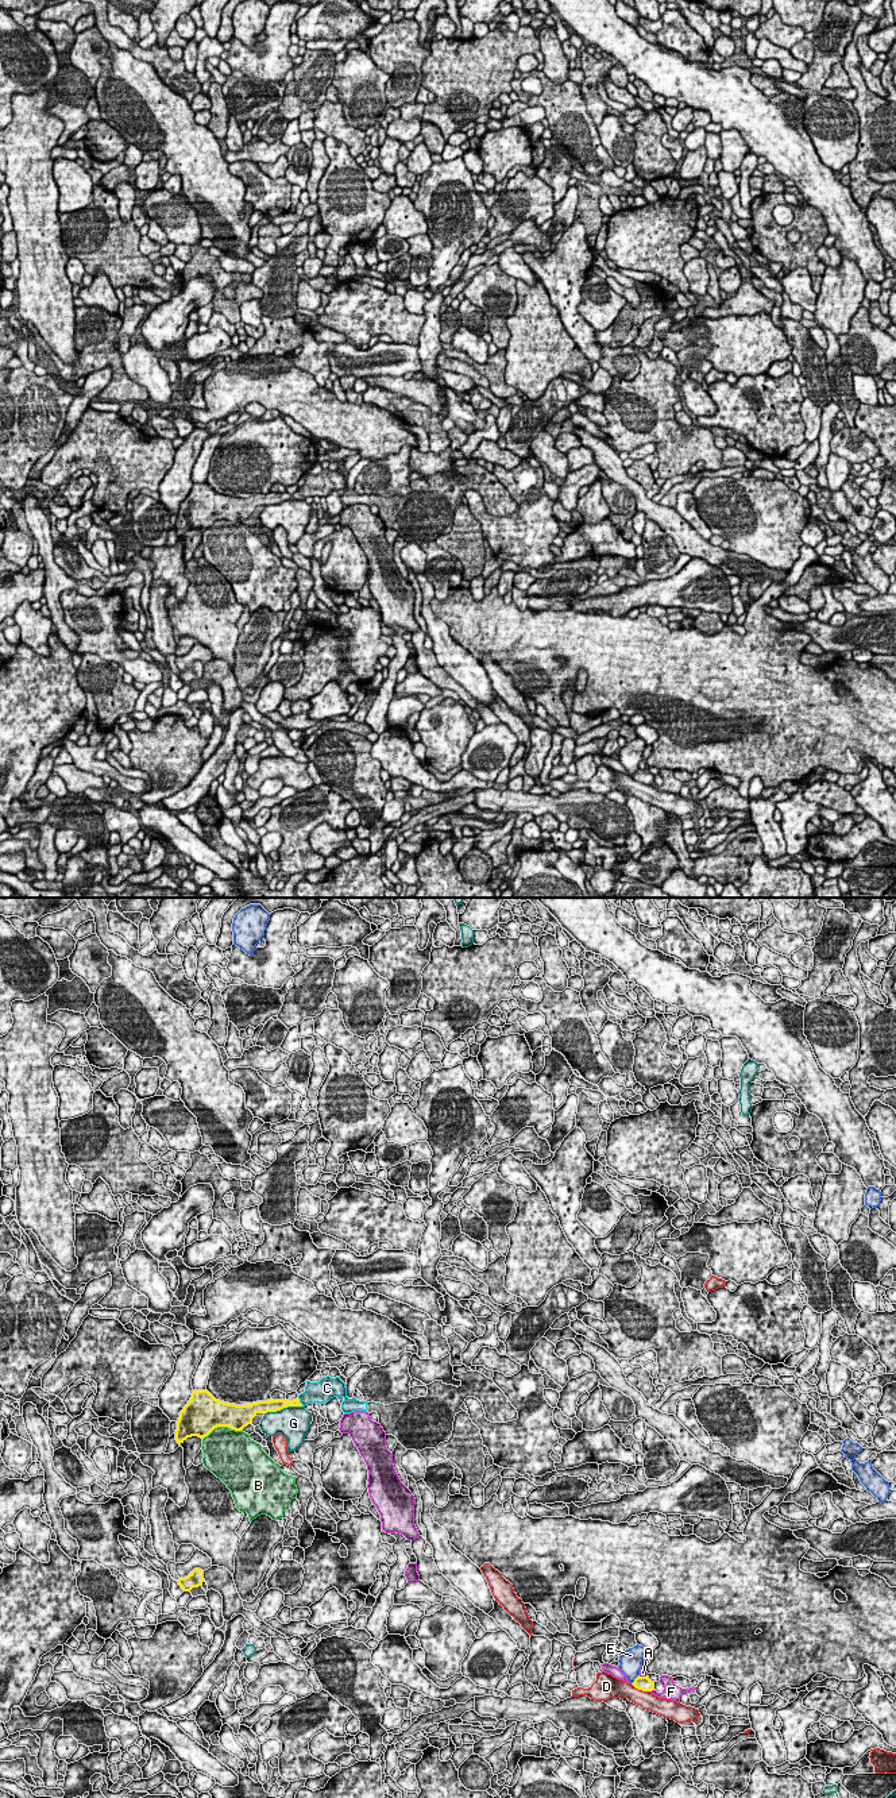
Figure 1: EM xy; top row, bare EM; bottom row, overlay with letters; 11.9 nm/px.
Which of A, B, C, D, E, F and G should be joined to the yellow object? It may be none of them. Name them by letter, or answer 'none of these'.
C

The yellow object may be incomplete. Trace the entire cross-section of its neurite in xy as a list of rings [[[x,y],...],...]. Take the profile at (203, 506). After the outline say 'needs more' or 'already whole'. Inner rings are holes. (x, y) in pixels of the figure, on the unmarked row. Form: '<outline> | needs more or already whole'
[[[479,464],[455,467],[453,472],[461,478],[447,478],[435,474],[425,490],[412,491],[408,495],[385,498],[381,495],[359,494],[347,490],[345,476],[340,470],[323,470],[318,475],[306,474],[305,485],[290,493],[256,494],[248,498],[236,498],[216,493],[208,483],[193,483],[190,493],[179,505],[175,522],[178,537],[188,530],[204,532],[217,520],[242,524],[252,516],[258,506],[277,505],[287,499],[308,497],[327,497],[333,490],[343,490],[341,503],[376,505],[379,517],[386,528],[393,528],[406,543],[422,544],[436,541],[452,529],[455,509],[461,505],[467,490],[478,491],[491,516],[507,516],[518,512],[517,502],[505,486]]] | needs more

